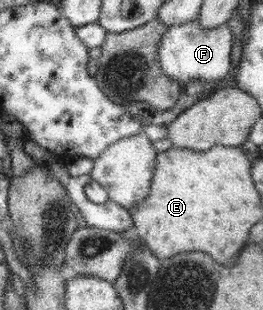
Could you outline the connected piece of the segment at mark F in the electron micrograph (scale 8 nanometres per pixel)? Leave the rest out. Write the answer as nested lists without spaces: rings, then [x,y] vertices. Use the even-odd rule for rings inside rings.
[[[195,21],[168,28],[159,42],[158,62],[169,79],[181,84],[199,80],[220,85],[225,83],[231,74],[231,50],[233,36],[228,23],[211,30],[203,30],[199,22]]]

